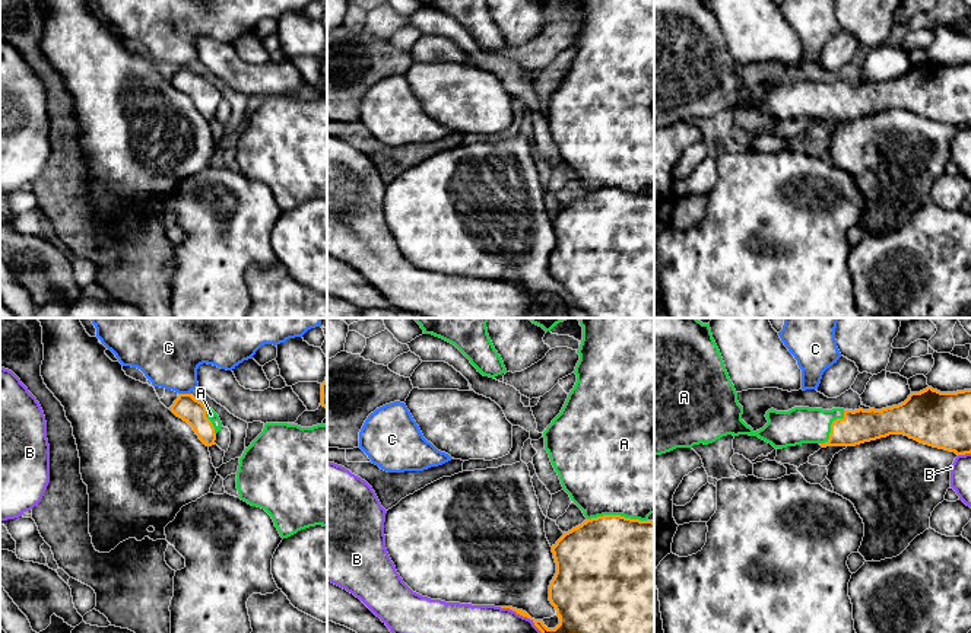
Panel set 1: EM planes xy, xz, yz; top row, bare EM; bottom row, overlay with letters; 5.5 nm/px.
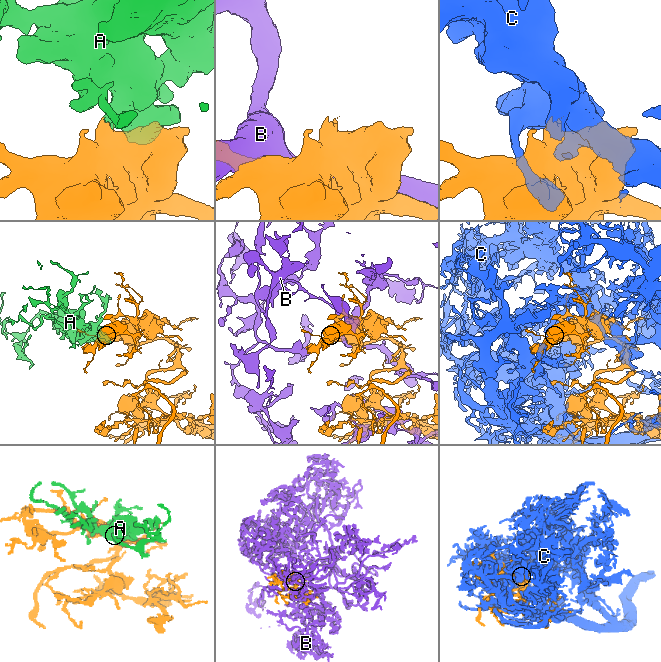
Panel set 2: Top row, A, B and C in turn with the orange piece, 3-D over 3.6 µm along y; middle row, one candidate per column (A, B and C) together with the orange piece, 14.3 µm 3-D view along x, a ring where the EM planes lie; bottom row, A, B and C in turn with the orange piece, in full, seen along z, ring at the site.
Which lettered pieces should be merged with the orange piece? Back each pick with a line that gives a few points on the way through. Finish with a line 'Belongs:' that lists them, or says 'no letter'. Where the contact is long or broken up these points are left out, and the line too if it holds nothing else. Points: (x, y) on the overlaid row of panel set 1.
Belongs: A

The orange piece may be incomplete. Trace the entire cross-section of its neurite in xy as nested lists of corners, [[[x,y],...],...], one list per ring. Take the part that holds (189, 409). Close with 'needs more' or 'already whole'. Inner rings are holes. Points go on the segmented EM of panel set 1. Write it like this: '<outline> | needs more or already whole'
[[[180,394],[171,405],[171,411],[187,422],[206,446],[215,445],[222,422],[212,408],[206,407],[191,394]]] | needs more

